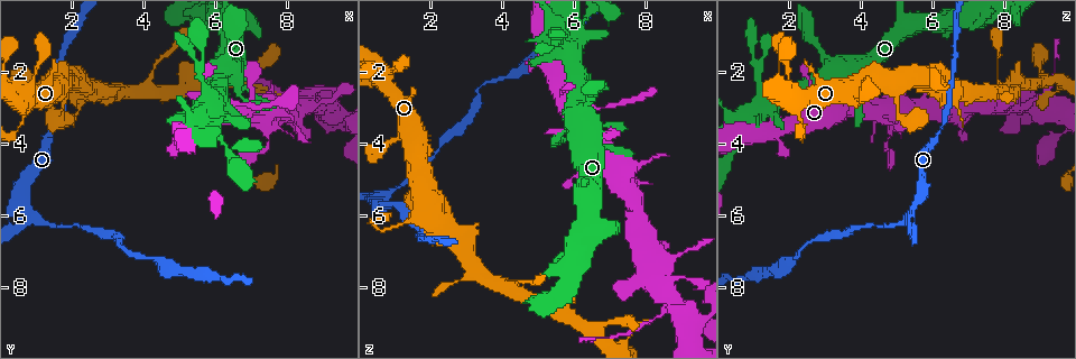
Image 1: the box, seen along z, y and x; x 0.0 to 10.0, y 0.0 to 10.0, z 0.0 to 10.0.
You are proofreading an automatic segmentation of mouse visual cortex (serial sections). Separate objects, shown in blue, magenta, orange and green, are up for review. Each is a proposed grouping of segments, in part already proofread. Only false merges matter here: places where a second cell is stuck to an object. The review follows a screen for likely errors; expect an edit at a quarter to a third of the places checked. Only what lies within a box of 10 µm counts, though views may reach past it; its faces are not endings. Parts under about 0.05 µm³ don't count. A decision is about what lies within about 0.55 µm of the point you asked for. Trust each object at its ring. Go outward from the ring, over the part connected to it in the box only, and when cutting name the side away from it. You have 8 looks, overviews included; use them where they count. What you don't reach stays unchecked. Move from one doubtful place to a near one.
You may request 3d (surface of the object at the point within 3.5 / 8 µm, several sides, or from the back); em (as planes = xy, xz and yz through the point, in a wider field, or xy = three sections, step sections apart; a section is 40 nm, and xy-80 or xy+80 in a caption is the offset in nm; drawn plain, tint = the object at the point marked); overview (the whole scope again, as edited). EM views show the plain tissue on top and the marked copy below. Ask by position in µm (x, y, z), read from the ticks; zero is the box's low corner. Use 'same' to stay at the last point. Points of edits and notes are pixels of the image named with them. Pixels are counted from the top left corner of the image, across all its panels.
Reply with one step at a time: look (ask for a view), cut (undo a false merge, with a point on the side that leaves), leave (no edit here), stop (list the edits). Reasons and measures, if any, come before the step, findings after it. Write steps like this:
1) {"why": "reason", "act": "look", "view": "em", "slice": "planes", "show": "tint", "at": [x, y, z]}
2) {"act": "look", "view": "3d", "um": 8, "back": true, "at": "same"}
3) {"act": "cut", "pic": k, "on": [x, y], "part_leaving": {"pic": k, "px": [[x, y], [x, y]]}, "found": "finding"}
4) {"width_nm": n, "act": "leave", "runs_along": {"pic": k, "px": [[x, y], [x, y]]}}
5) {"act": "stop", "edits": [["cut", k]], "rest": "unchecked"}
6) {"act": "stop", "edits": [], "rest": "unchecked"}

{"why": "thin neck", "act": "look", "view": "3d", "um": 3.5, "at": [0.65, 3.35, 2.35]}

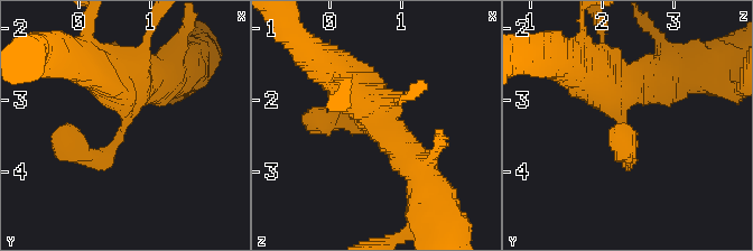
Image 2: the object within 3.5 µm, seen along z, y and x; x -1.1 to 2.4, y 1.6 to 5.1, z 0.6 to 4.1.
{"arm_widths_nm": [200, 500], "why": "need the tissue", "act": "look", "view": "em", "slice": "xy", "step": 2, "show": "tint", "at": [0.65, 3.35, 2.35]}

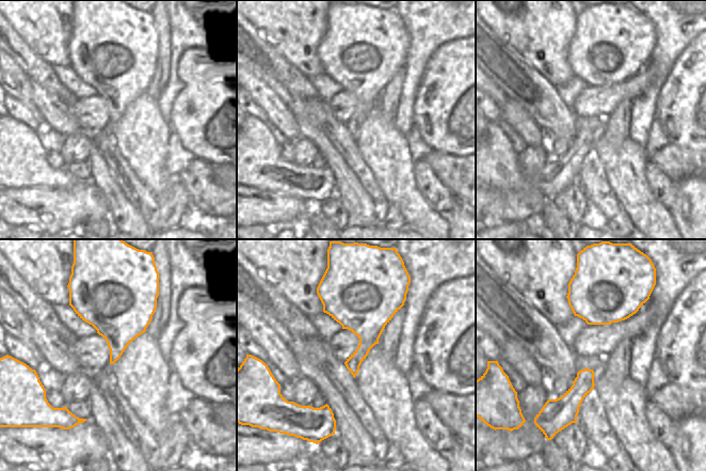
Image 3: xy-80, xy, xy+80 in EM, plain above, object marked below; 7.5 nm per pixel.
{"why": "cut it another way", "act": "look", "view": "em", "slice": "planes", "show": "tint", "at": "same"}

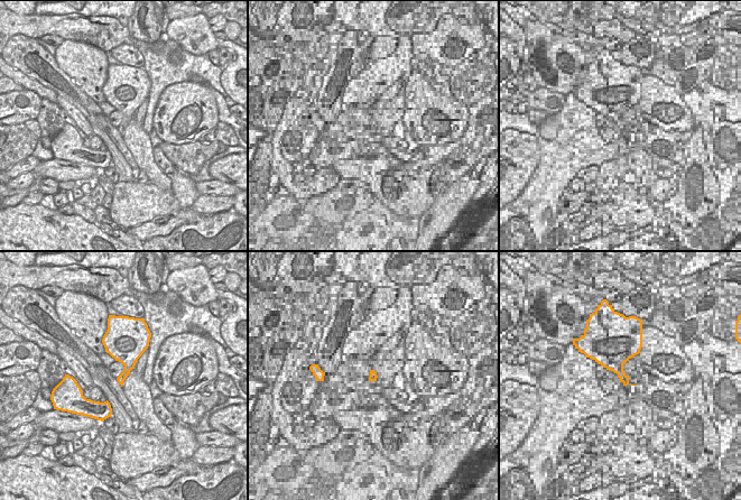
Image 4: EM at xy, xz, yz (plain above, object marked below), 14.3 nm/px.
{"act": "leave", "runs_along": {"pic": 2, "px": [[397, 141], [331, 119]]}, "found": "all the same cell"}

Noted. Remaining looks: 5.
{"why": "side arm on a straight run", "act": "look", "view": "3d", "um": 3.5, "back": true, "at": [0.65, 5.75, 5.55]}

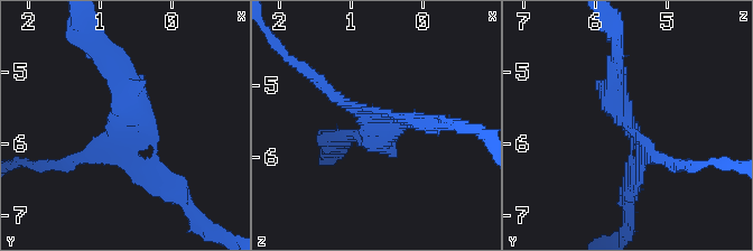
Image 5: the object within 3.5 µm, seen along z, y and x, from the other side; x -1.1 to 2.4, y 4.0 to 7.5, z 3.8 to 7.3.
{"why": "shape alone is not enough", "act": "look", "view": "em", "slice": "xy", "step": 5, "show": "tint", "at": [0.75, 5.70, 5.55]}

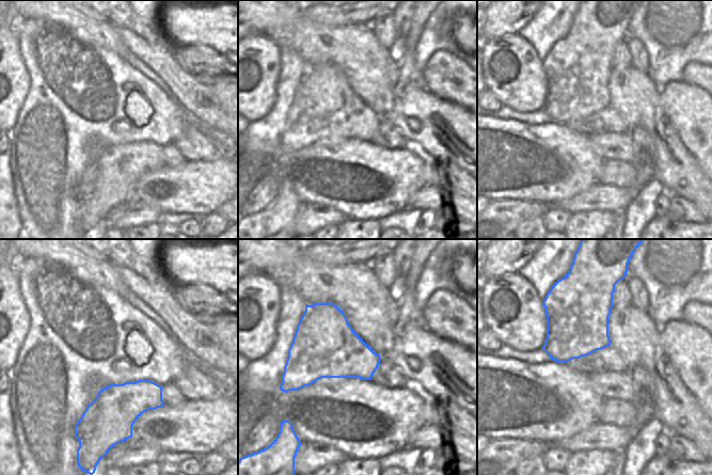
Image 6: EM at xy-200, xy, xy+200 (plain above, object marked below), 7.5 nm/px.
{"act": "leave", "runs_along": {"pic": 5, "px": [[616, 58], [616, 107], [671, 161]]}, "found": "one cell here"}

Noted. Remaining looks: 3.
{"act": "look", "view": "3d", "um": 3.5, "back": true, "at": [7.45, 3.35, 4.90]}

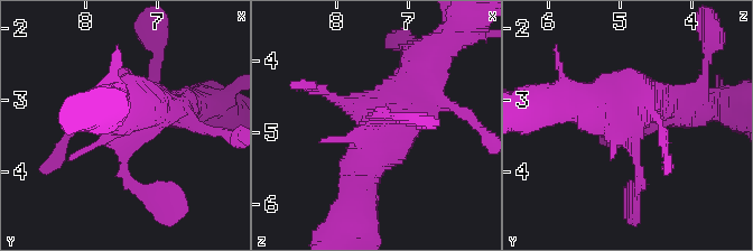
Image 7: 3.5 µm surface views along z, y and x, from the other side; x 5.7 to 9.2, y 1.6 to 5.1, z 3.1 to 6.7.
{"why": "shape alone is not enough", "act": "look", "view": "em", "slice": "xy", "step": 3, "show": "tint", "at": [7.45, 3.35, 4.90]}

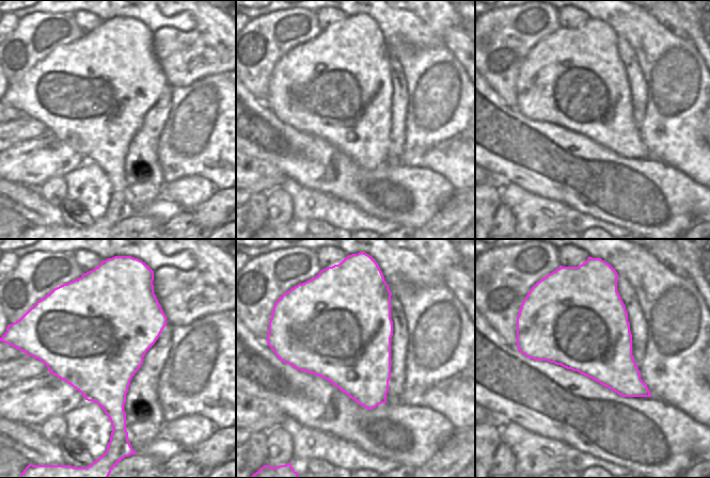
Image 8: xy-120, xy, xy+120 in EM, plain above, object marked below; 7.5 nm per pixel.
{"width_nm": 750, "act": "leave", "runs_along": {"pic": 7, "px": [[434, 56], [358, 179]]}, "found": "all the same cell"}

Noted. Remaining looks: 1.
{"act": "stop", "edits": [], "rest": "unchecked"}

